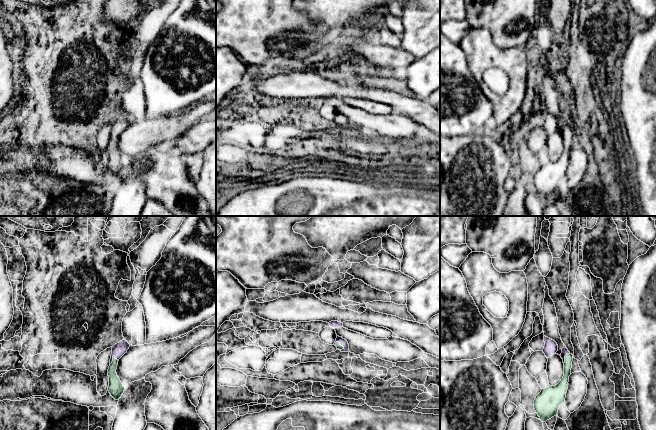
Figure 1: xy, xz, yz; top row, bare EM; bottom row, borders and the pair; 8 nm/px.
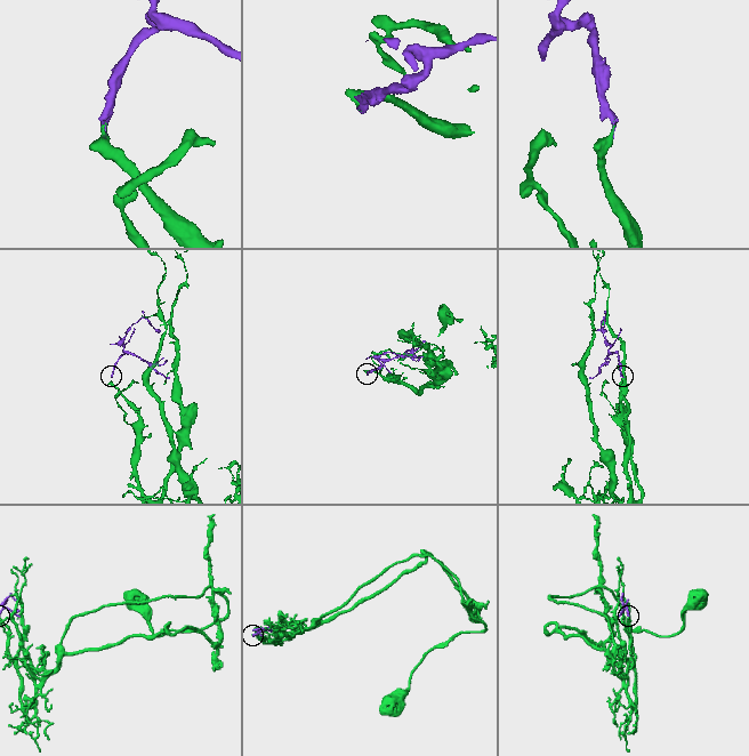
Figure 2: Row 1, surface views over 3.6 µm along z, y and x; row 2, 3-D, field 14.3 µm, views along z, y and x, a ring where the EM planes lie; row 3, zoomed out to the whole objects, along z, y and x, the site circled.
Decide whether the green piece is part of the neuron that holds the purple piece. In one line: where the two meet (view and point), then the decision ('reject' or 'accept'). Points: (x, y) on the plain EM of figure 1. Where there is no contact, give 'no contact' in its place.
xy (112, 136) | accept

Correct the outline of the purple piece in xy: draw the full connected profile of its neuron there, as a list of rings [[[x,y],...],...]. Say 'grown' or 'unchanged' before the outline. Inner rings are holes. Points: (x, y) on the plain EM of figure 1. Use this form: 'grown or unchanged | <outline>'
grown | [[[124,115],[112,123],[110,142],[108,145],[109,163],[108,167],[111,172],[118,176],[124,169],[125,163],[117,152],[116,145],[119,135],[127,128],[130,120]]]

